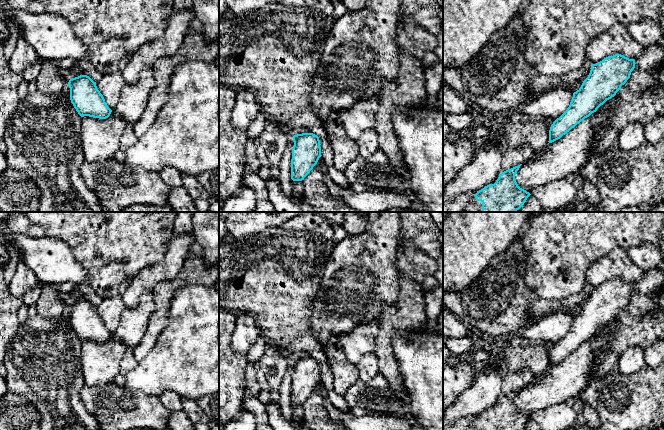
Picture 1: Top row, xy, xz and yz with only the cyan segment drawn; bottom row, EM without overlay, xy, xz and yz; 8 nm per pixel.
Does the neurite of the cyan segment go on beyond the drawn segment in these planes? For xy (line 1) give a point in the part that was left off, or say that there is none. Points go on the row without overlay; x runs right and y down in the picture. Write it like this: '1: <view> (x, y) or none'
1: none

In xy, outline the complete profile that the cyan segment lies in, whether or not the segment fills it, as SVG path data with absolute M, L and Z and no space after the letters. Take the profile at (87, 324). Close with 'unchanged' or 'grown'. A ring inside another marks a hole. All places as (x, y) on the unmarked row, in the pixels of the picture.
M80 299L68 306L70 324L81 341L89 340L106 343L112 334L107 330L103 319L94 306L87 299Z | unchanged

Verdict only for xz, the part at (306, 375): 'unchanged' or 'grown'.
unchanged

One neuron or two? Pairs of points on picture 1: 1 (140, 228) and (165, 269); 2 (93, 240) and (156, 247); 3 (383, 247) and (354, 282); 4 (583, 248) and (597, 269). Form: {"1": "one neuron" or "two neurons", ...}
{"1": "two neurons", "2": "one neuron", "3": "one neuron", "4": "two neurons"}

